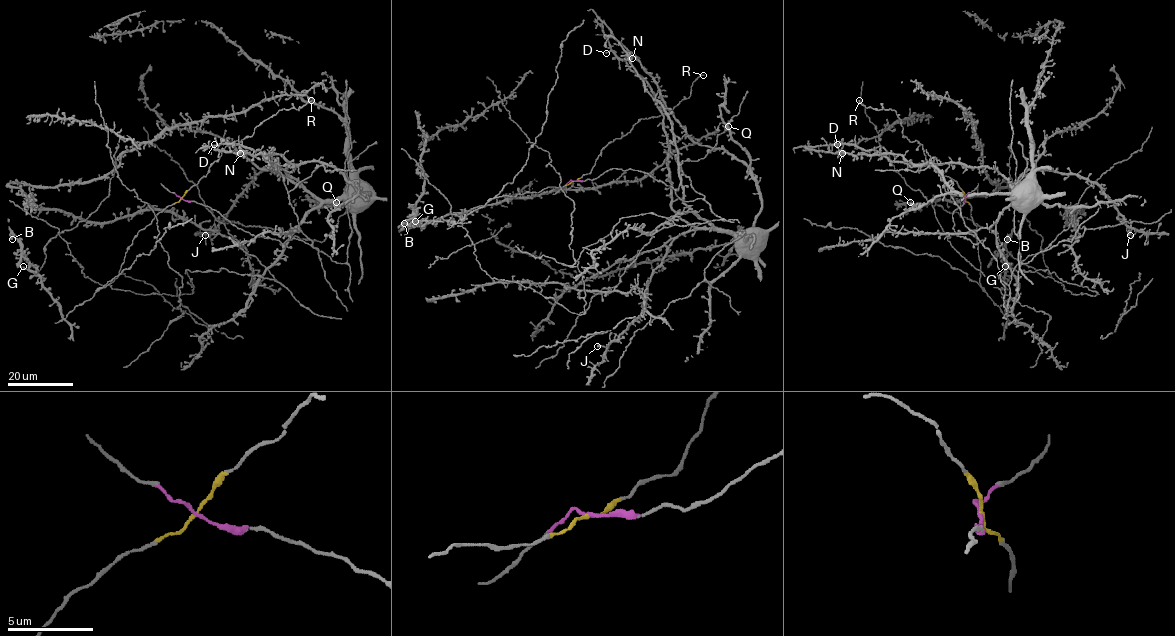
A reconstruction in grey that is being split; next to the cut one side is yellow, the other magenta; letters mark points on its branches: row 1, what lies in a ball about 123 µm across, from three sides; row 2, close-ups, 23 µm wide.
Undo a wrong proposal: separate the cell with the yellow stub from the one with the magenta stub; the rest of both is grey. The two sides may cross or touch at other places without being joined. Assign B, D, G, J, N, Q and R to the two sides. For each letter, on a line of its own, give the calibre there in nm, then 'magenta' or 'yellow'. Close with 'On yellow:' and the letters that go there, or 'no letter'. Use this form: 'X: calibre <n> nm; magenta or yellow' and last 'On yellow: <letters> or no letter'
B: calibre 400 nm; yellow
D: calibre 190 nm; magenta
G: calibre 260 nm; yellow
J: calibre 440 nm; magenta
N: calibre 320 nm; magenta
Q: calibre 400 nm; magenta
R: calibre 150 nm; yellow
On yellow: B, G, R

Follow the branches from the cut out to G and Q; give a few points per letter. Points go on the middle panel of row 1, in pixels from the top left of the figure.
G: (573, 181), (537, 193), (491, 198), (456, 223), (415, 221)
Q: (573, 181), (634, 169), (670, 185), (684, 201), (703, 198), (680, 163), (714, 147), (749, 166), (728, 127)

